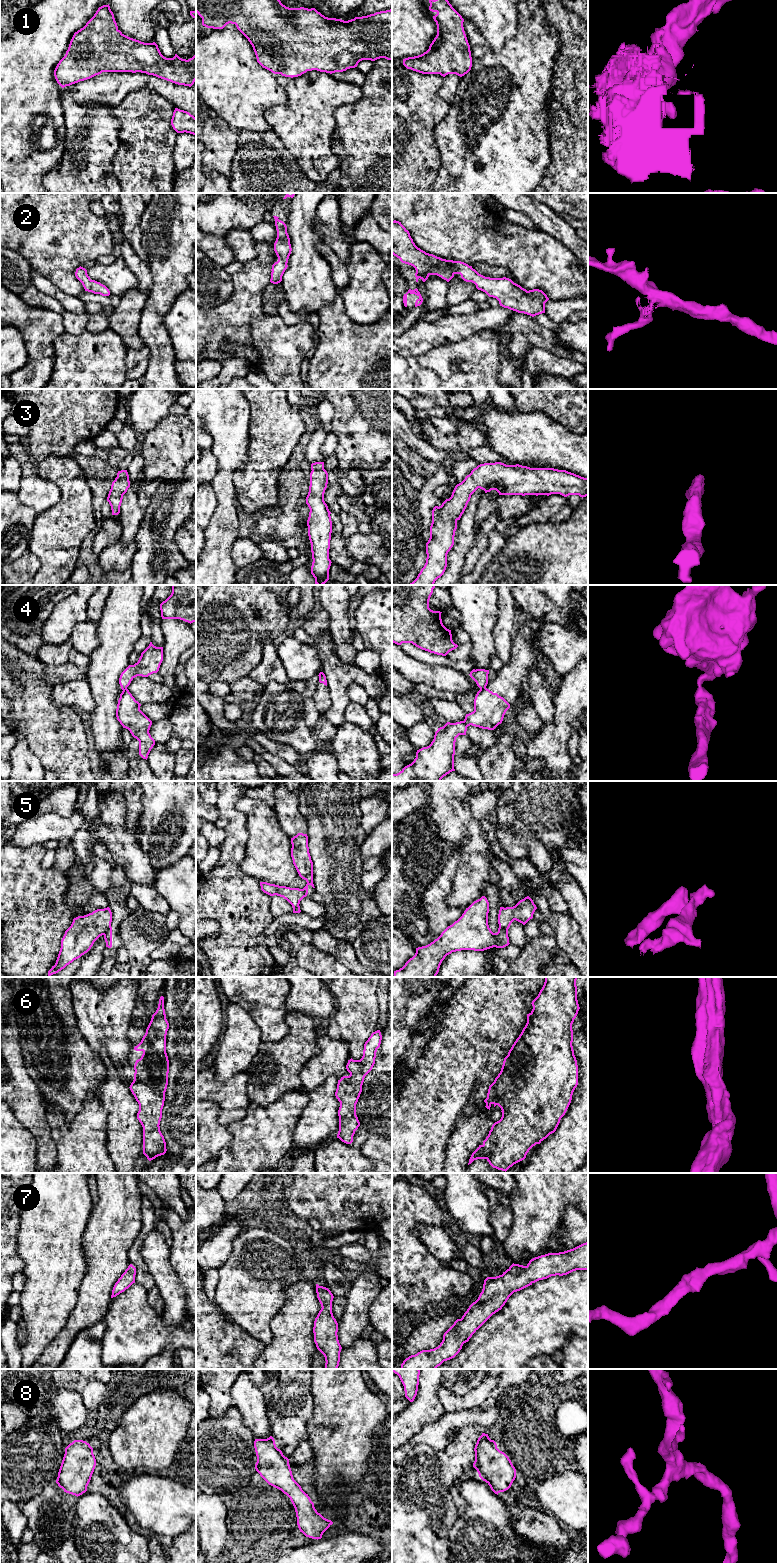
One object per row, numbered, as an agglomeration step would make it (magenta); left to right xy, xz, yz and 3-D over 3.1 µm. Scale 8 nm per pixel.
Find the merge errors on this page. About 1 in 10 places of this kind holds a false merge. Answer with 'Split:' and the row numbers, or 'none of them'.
Split: 4, 5

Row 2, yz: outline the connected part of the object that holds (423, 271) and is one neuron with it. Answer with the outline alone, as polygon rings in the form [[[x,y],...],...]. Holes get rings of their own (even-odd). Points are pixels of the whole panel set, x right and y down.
[[[396,220],[392,221],[392,254],[415,268],[416,282],[419,278],[425,282],[430,275],[449,282],[455,274],[460,274],[464,281],[474,283],[478,290],[496,298],[504,308],[532,317],[545,313],[545,303],[549,298],[542,290],[527,291],[509,278],[485,277],[464,262],[426,253],[415,245],[409,231]]]

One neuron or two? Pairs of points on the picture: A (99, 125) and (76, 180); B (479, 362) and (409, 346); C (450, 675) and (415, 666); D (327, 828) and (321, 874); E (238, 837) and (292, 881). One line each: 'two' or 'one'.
A: one
B: two
C: one
D: one
E: two

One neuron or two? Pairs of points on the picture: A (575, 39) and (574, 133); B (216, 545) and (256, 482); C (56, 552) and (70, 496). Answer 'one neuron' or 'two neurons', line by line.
A: one neuron
B: two neurons
C: one neuron

